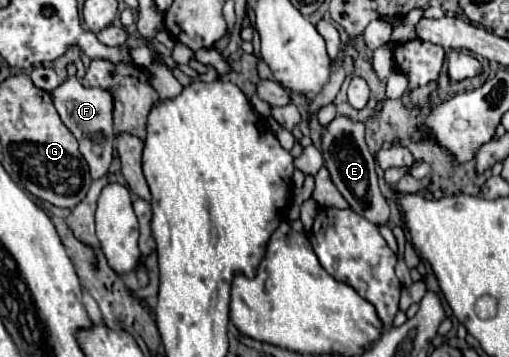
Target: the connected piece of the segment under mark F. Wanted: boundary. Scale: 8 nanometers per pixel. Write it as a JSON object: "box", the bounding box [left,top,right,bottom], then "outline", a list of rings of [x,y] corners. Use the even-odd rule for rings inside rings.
{"box":[53,64,115,180],"outline":[[[71,64],[67,68],[69,78],[55,88],[53,102],[55,108],[63,120],[63,124],[73,132],[73,136],[79,142],[79,152],[89,164],[89,172],[93,180],[99,180],[101,176],[107,174],[111,160],[113,160],[113,146],[115,146],[115,136],[113,136],[113,98],[107,90],[101,88],[85,88],[81,82],[75,78],[75,66]]]}

